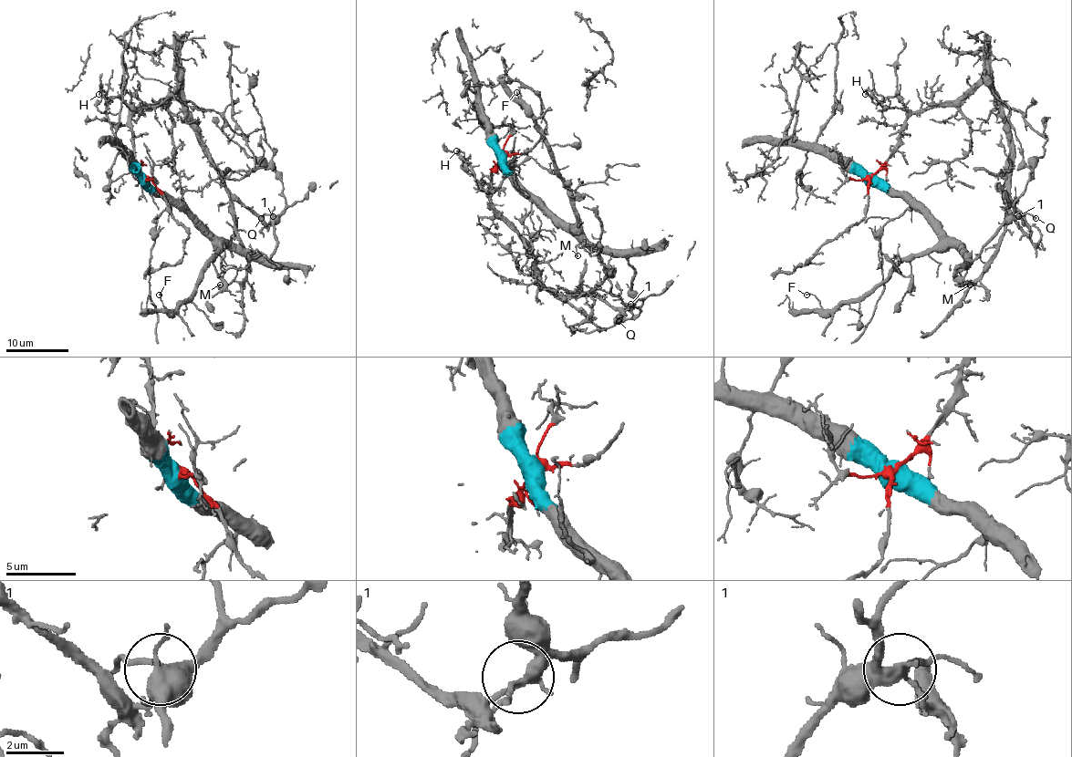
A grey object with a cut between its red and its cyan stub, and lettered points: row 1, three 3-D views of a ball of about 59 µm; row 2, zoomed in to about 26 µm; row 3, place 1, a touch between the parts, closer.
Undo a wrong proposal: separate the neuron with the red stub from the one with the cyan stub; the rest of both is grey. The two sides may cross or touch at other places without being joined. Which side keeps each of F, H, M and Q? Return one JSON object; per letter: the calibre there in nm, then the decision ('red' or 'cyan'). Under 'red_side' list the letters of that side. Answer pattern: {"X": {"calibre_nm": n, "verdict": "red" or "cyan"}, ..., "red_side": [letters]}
{"F": {"calibre_nm": 100, "verdict": "cyan"}, "H": {"calibre_nm": 130, "verdict": "red"}, "M": {"calibre_nm": 140, "verdict": "red"}, "Q": {"calibre_nm": 150, "verdict": "cyan"}, "red_side": ["H", "M"]}

